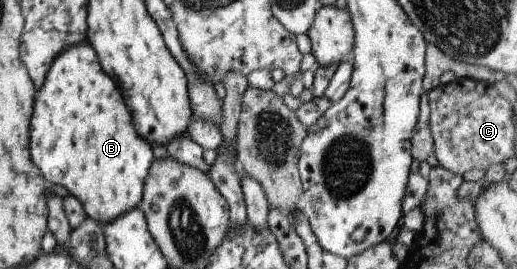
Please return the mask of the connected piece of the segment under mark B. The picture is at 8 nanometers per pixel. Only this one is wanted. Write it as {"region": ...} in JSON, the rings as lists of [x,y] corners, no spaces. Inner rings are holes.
{"region":[[[88,42],[68,47],[49,68],[44,86],[37,91],[30,123],[30,155],[40,167],[46,183],[58,183],[68,190],[84,209],[87,218],[100,225],[112,223],[120,215],[139,208],[145,180],[155,161],[153,147],[134,127],[115,81],[103,71]]]}

